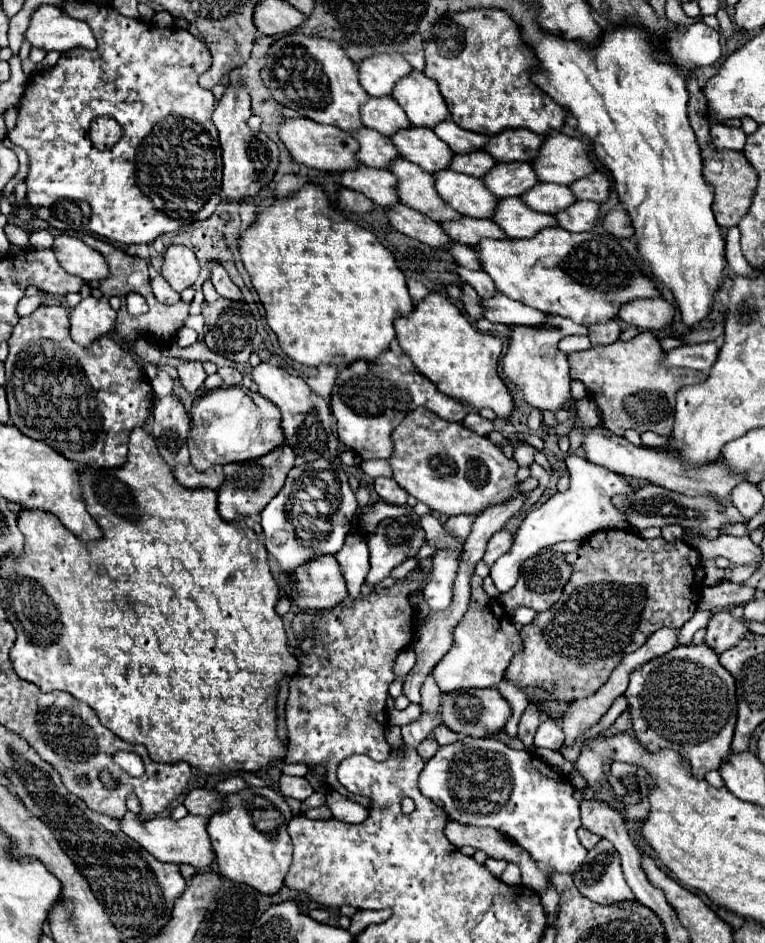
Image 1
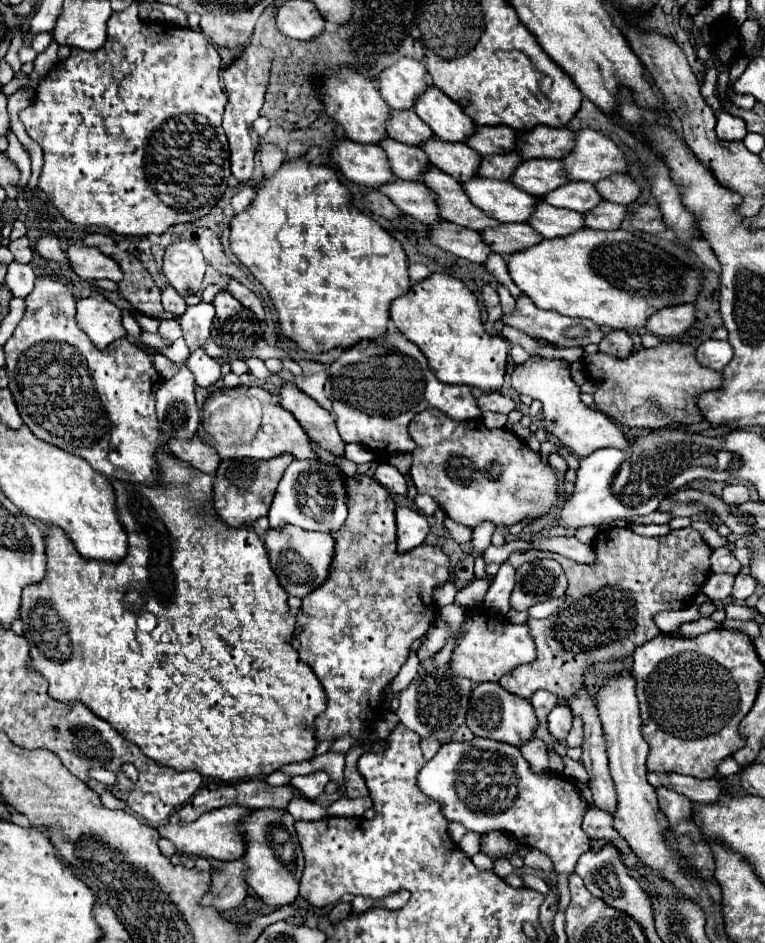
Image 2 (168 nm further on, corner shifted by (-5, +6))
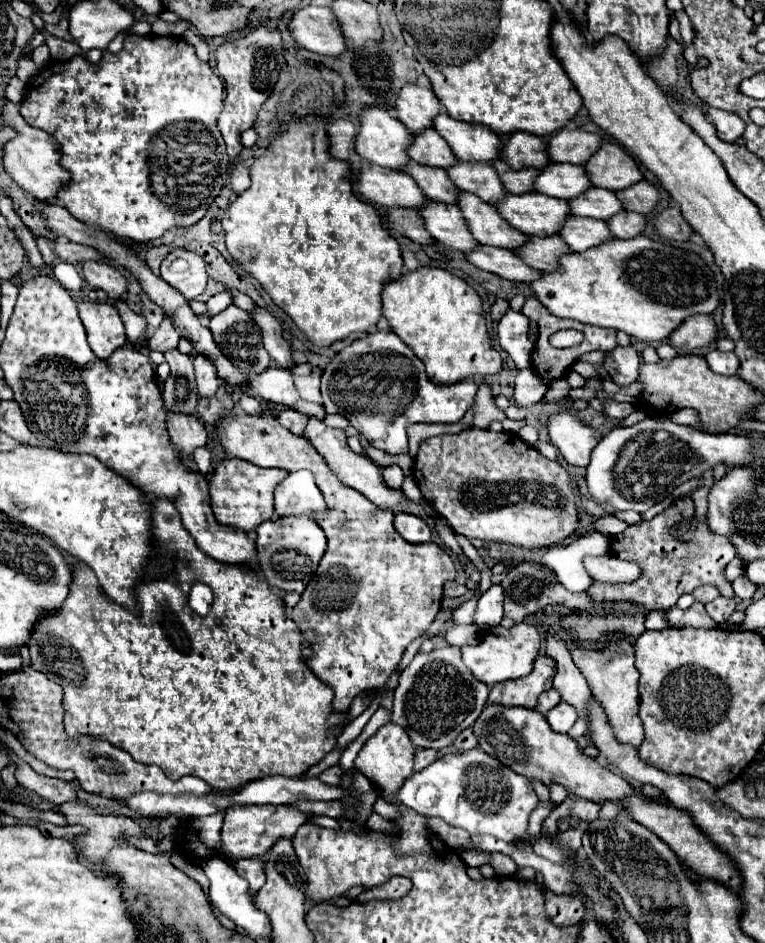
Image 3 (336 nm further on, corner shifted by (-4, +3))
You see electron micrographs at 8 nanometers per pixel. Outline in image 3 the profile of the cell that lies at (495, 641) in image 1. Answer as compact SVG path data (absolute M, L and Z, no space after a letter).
M521 622L521 624L515 624L511 630L497 626L497 628L491 628L477 646L463 648L463 662L481 682L485 682L487 686L493 686L497 682L527 676L539 654L539 646L541 646L541 636L537 628L531 624Z

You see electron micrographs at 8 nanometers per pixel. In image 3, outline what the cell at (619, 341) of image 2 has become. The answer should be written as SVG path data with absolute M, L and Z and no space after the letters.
M617 346L613 352L605 356L605 370L611 376L611 380L619 386L631 386L637 380L639 372L639 354L633 346L623 348Z

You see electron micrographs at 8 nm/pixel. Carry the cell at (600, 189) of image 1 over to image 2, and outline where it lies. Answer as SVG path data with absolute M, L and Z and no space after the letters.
M622 173L608 177L604 181L598 181L594 187L598 189L602 199L620 203L620 205L628 205L640 195L640 187L628 175L622 175Z

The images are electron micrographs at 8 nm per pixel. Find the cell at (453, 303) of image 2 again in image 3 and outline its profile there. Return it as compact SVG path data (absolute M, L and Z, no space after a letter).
M417 268L415 272L405 272L395 282L387 282L381 292L381 302L383 316L387 318L391 330L405 344L409 344L409 348L413 348L413 352L425 364L429 380L437 384L455 384L457 380L463 380L467 376L493 376L501 372L501 354L495 352L489 344L481 298L463 278L457 278L441 268Z

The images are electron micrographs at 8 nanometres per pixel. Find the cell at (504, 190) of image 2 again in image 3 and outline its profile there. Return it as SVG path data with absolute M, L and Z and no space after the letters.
M539 192L531 194L507 194L503 202L495 204L499 214L517 230L527 236L557 236L565 216L571 216L569 202L551 198Z

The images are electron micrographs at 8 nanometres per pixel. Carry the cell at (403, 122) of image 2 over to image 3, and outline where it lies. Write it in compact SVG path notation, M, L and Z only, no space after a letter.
M425 130L423 134L415 136L415 140L409 148L409 156L417 164L431 166L431 168L447 170L453 164L457 164L455 154L451 152L449 144L439 136L437 130Z

